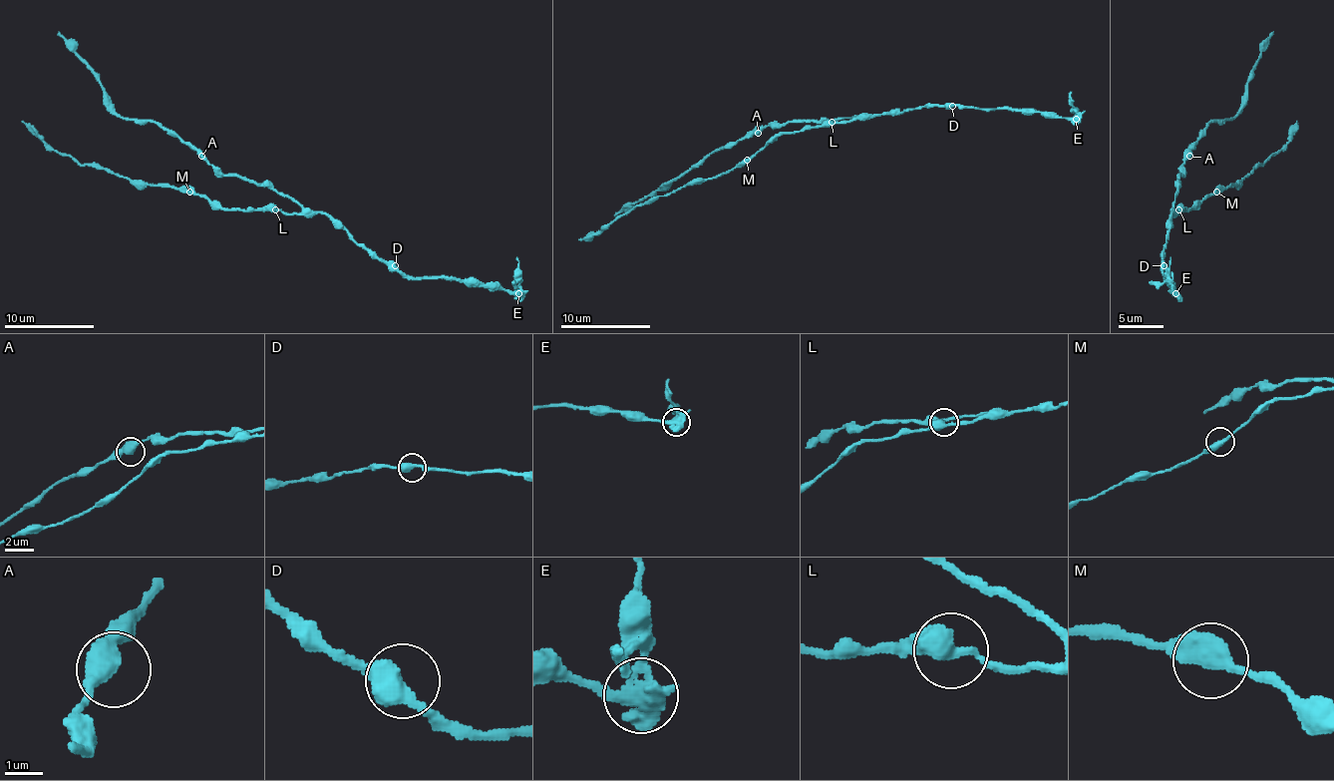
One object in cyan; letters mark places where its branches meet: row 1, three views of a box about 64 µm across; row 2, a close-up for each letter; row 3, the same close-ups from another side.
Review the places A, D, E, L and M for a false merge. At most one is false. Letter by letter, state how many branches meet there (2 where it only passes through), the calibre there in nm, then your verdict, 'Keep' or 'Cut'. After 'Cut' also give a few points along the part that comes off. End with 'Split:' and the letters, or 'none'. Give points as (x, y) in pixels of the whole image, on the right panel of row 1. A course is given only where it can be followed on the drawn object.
A: Branches: 2. Thickness 440 nm. Keep
D: Branches: 2. Thickness 480 nm. Keep
E: Branches: 2. Thickness 480 nm. Cut. Course of the part to remove: (1176, 292), (1169, 281), (1169, 256)
L: Branches: 2. Thickness 480 nm. Keep
M: Branches: 2. Thickness 460 nm. Keep
Split: E

